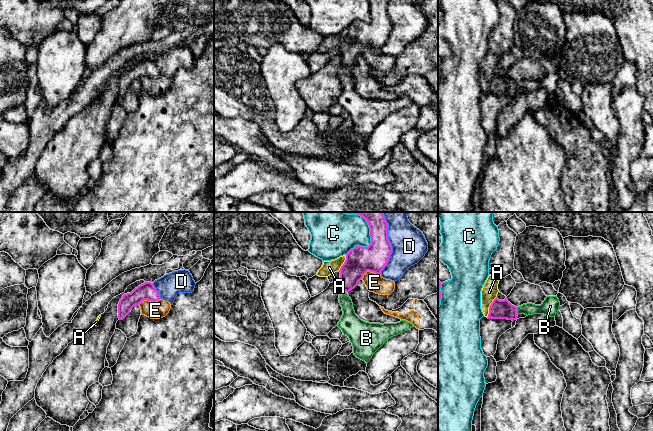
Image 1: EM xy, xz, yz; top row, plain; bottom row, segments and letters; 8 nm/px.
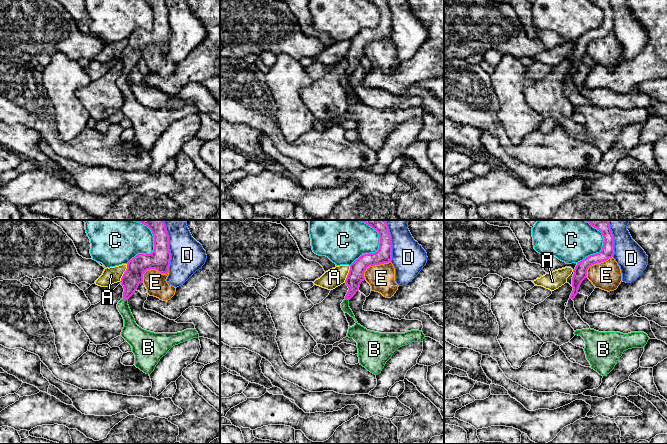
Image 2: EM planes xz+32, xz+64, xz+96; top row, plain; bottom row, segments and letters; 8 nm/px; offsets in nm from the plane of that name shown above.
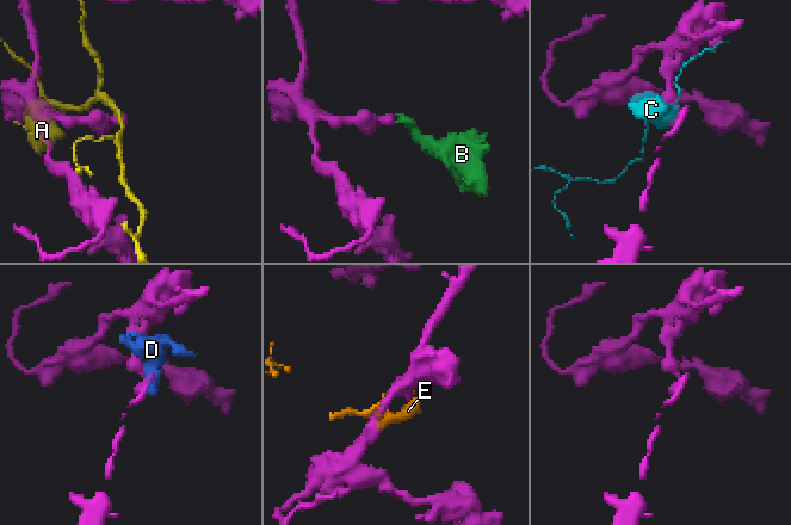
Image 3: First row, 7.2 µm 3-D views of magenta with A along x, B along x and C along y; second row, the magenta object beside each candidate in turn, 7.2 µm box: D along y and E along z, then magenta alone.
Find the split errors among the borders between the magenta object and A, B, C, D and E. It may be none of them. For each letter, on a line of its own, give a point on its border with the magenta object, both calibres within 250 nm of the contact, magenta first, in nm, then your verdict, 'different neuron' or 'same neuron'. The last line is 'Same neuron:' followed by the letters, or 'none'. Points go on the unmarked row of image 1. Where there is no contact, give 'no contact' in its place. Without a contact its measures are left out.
A: yz (489, 83) | 160/130 nm | different neuron
B: yz (516, 86) | 160/120 nm | same neuron
C: xz (368, 22) | 220/260 nm | different neuron
D: xz (391, 25) | 220/280 nm | different neuron
E: xy (149, 76) | 140/140 nm | different neuron
Same neuron: B

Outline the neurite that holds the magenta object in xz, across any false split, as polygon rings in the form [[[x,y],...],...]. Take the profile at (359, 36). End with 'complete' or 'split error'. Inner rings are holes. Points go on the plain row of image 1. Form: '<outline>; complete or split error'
[[[388,0],[368,1],[371,20],[368,23],[355,22],[351,25],[339,46],[342,65],[346,68],[354,65],[367,47],[381,50],[392,29]]]; complete

